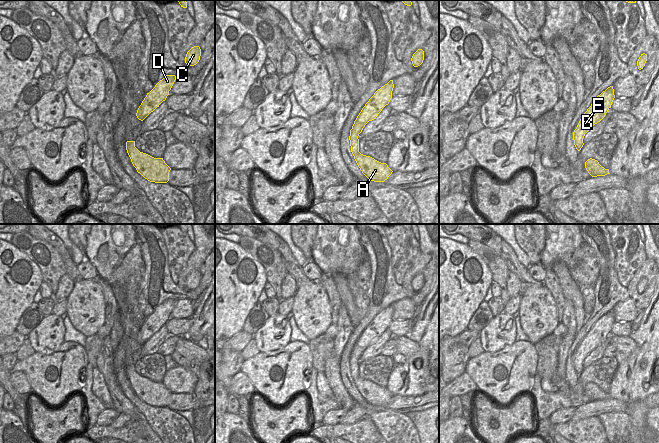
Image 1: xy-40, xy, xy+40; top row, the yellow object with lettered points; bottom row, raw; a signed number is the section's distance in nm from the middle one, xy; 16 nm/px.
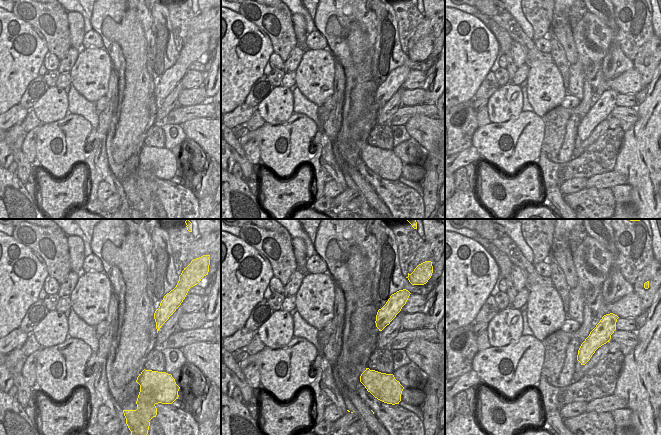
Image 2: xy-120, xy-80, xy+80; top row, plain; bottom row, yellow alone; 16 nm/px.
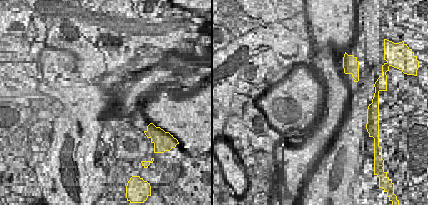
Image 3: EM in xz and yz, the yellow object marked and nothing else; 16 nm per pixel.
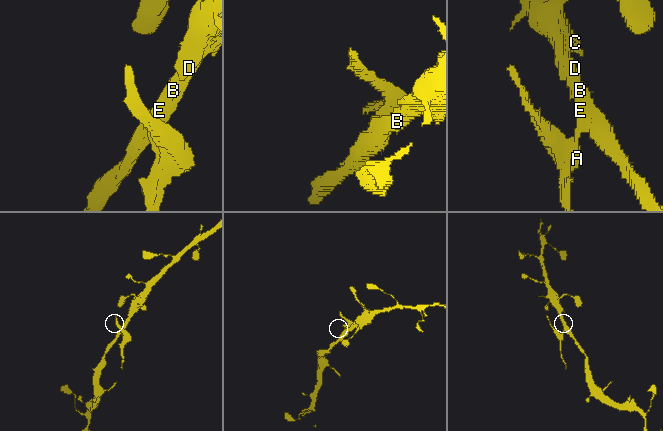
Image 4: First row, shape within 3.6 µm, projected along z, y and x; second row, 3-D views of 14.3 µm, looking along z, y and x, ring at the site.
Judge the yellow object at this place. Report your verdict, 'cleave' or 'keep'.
cleave

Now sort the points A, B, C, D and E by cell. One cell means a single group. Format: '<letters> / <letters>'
A / B C D E

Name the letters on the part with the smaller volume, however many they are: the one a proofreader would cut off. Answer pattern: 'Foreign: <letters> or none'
Foreign: A

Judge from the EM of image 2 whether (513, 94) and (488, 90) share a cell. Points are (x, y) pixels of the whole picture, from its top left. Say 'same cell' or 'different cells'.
different cells

